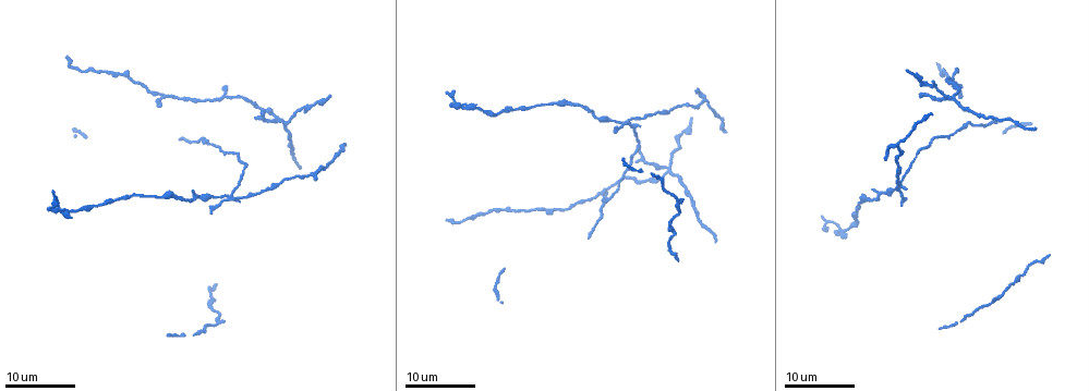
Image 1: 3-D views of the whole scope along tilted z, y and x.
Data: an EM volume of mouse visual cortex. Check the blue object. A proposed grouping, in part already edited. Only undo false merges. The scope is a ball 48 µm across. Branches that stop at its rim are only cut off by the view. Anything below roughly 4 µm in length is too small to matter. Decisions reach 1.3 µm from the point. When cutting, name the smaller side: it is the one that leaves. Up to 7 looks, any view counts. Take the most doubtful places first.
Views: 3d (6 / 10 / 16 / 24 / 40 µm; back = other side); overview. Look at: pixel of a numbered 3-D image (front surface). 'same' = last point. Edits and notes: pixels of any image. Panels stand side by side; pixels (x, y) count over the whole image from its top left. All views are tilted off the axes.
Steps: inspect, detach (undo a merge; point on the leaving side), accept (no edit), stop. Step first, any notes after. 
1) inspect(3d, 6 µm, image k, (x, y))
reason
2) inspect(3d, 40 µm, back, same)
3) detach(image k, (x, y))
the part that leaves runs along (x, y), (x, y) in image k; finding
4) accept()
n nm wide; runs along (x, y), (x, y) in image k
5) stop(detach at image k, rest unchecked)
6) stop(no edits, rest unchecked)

inspect(3d, 16 µm, image 1, (283, 122))
four arms meet

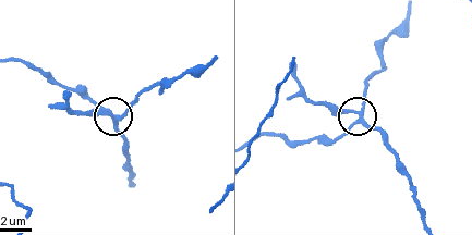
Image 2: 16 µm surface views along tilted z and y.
inspect(3d, 6 µm, image 2, (117, 120))

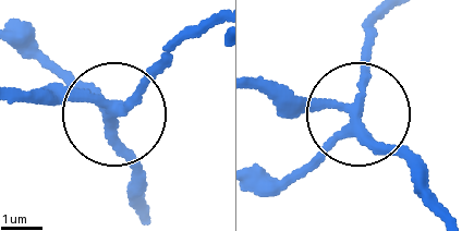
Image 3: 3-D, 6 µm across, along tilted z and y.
accept()
all the same cell

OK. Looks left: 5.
inspect(3d, 24 µm, image 1, (227, 199))
thin arm on a thick one

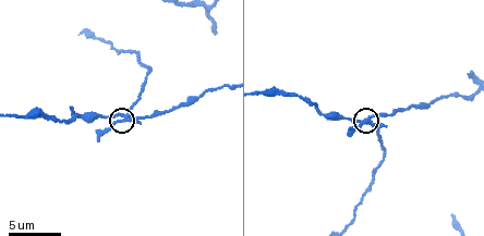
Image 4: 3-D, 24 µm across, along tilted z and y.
inspect(3d, 10 µm, image 4, (118, 120))

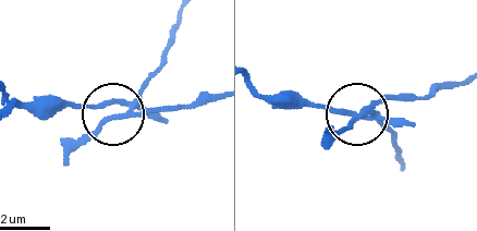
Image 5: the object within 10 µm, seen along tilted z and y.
detach(image 5, (90, 106))
4 arms; two cells meet here

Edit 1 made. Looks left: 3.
inspect(3d, 24 µm, image 1, (609, 187))
three-way junction

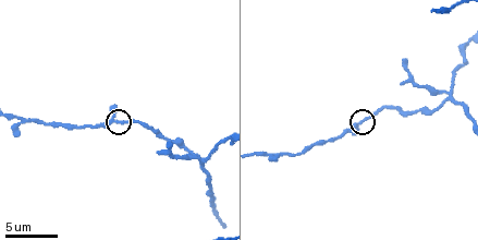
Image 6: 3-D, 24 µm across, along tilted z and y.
inspect(3d, 10 µm, image 6, (360, 122))

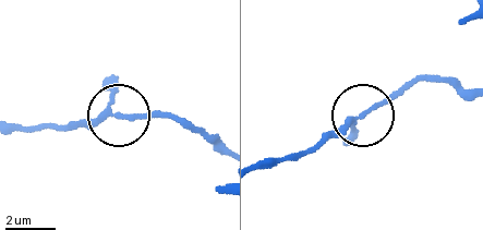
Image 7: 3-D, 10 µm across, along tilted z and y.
accept()
3 arms; runs along (220, 149), (160, 118), (103, 113), (59, 129) in image 7; all the same cell

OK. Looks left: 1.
stop(detach at image 5, rest unchecked)

